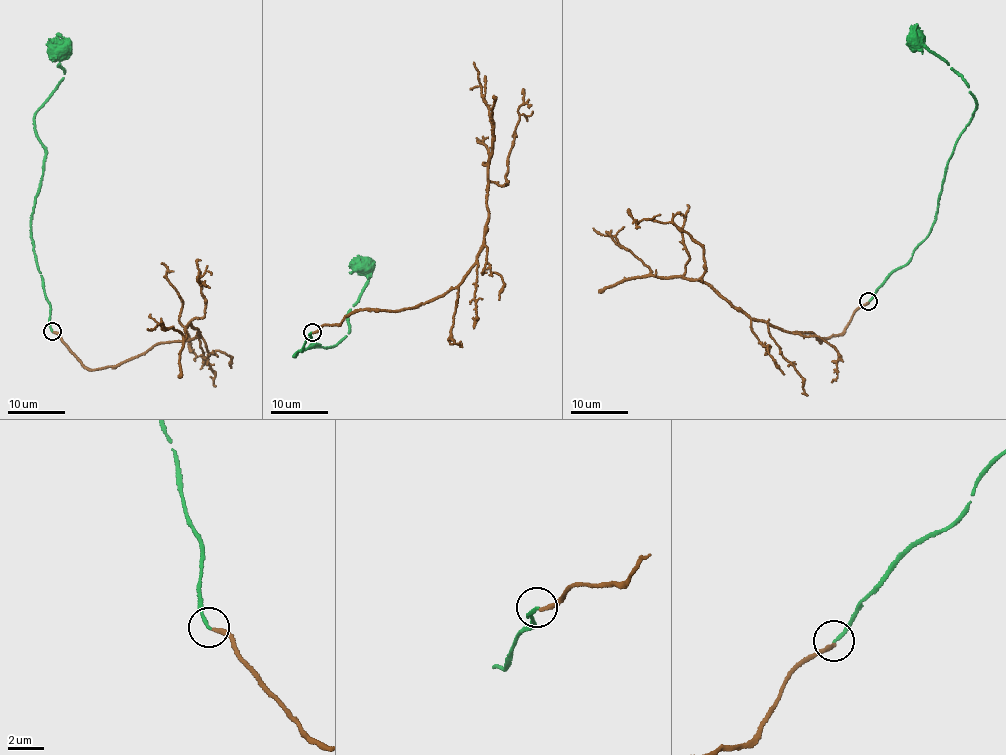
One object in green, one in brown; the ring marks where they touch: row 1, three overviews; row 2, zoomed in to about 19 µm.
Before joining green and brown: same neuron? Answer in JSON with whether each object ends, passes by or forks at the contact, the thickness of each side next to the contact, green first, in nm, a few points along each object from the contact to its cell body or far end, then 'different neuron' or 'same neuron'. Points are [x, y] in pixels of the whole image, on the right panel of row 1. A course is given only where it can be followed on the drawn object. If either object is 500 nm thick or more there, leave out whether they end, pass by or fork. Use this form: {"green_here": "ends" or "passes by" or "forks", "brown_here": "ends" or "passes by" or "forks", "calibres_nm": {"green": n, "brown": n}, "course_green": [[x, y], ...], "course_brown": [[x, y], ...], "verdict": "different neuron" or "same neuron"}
{"green_here": "ends", "brown_here": "ends", "calibres_nm": {"green": 180, "brown": 240}, "course_green": [[868, 301], [927, 237], [934, 221], [947, 161], [976, 107], [969, 87], [915, 38]], "course_brown": [[868, 301], [820, 343], [751, 319], [700, 279], [700, 244], [671, 222], [636, 221], [627, 208]], "verdict": "different neuron"}

